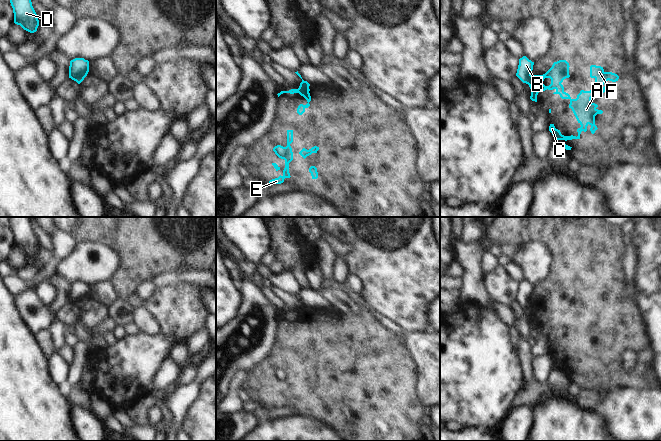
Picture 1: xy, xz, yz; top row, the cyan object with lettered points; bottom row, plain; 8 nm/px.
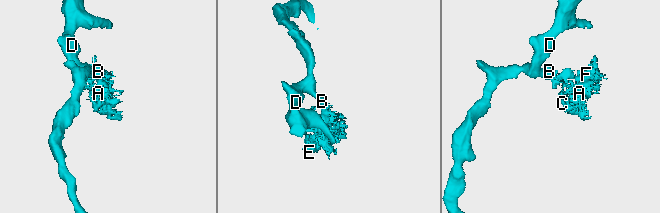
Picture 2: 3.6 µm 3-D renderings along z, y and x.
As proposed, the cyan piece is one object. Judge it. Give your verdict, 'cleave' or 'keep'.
cleave

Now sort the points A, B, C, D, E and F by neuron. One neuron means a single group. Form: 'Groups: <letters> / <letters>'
Groups: A C E F / B D.

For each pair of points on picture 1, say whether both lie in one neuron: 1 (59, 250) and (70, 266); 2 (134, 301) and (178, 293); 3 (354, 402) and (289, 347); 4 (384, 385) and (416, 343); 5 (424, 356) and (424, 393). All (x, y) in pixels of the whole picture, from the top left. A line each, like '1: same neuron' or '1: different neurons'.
1: different neurons
2: different neurons
3: same neuron
4: different neurons
5: same neuron

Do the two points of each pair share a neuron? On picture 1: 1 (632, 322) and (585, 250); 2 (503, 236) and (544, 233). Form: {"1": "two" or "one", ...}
{"1": "one", "2": "one"}

